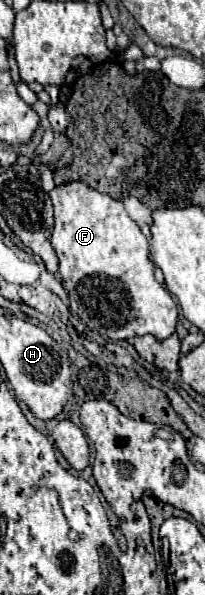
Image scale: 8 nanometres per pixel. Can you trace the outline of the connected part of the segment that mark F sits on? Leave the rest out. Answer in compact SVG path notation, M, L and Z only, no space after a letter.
M82 182L56 186L50 198L56 220L52 246L60 260L70 310L110 340L146 334L164 340L174 334L178 324L176 304L170 292L156 282L154 262L148 258L148 238L126 214L122 202Z

